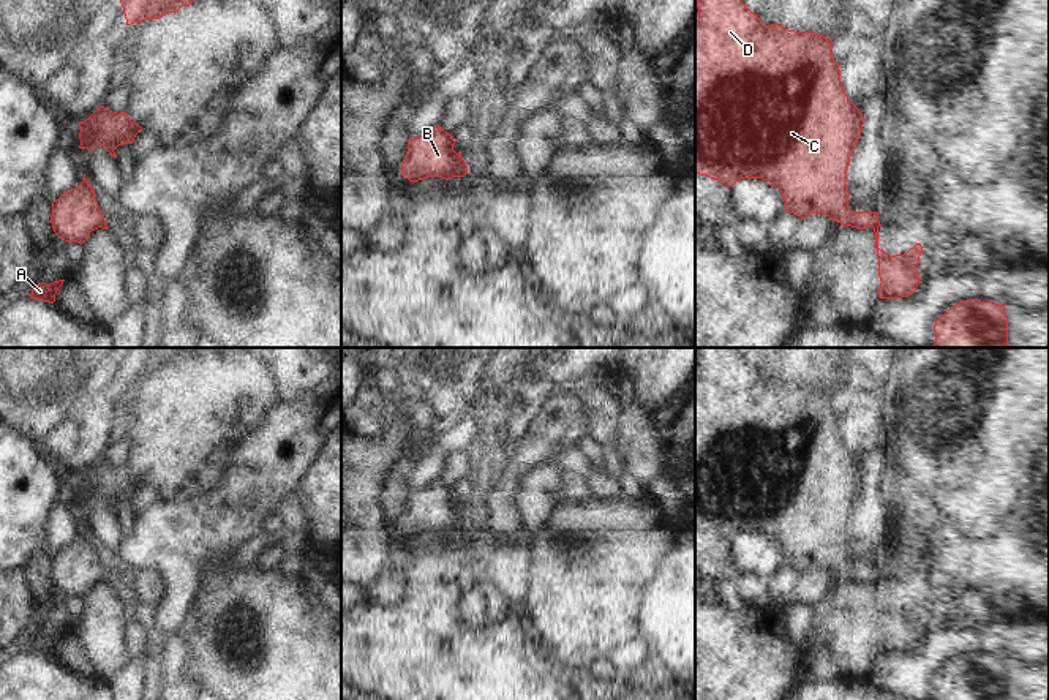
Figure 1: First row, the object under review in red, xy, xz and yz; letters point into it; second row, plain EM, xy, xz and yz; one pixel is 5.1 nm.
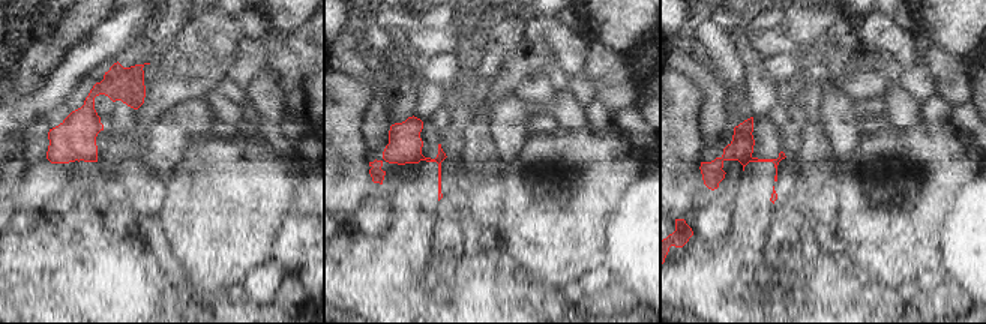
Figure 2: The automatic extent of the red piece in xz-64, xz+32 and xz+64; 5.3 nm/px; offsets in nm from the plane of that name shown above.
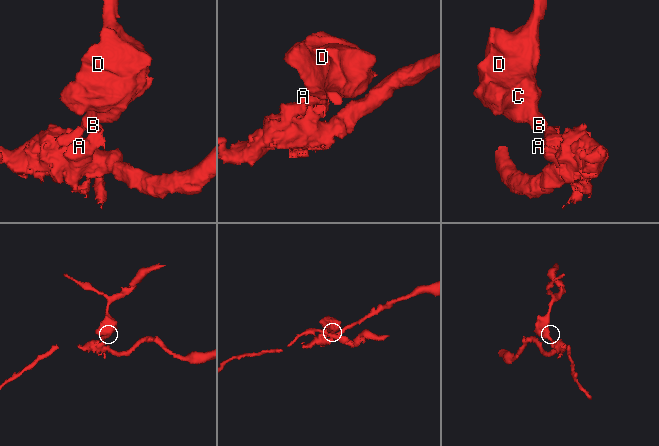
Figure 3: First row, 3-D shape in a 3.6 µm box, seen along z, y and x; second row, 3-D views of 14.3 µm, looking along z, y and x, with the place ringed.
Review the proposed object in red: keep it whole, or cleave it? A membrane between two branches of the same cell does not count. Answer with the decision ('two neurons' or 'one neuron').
two neurons

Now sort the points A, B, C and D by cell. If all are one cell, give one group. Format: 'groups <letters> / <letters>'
groups A / B C D

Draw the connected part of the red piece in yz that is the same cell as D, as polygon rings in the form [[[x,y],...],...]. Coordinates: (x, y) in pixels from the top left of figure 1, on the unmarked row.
[[[695,348],[698,373],[695,374],[695,526],[728,540],[741,533],[763,533],[777,540],[785,555],[785,566],[803,574],[810,567],[823,567],[842,581],[878,581],[878,566],[852,566],[848,563],[847,521],[853,502],[861,491],[864,471],[848,453],[842,438],[839,417],[833,412],[833,395],[814,386],[795,386],[779,378],[765,379],[735,348]]]

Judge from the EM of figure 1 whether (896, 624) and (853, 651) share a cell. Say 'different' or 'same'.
same

